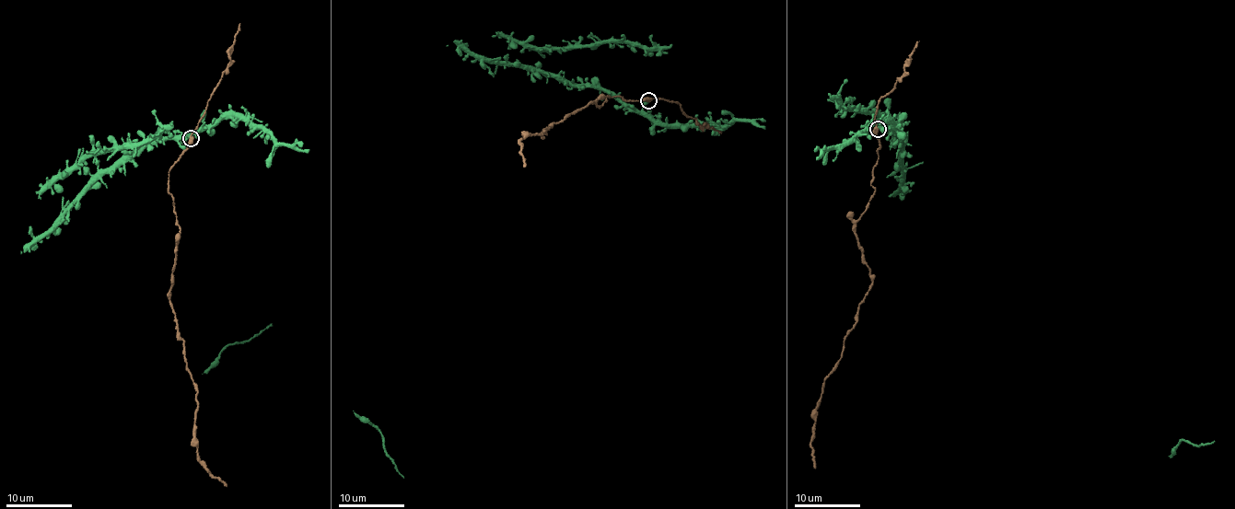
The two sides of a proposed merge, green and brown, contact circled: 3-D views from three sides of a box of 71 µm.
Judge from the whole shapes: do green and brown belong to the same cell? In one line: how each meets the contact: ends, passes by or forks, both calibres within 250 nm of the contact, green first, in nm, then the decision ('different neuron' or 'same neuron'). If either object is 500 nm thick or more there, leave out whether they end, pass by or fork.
green ends; brown passes by; calibres 360 and 400 nm; same neuron

